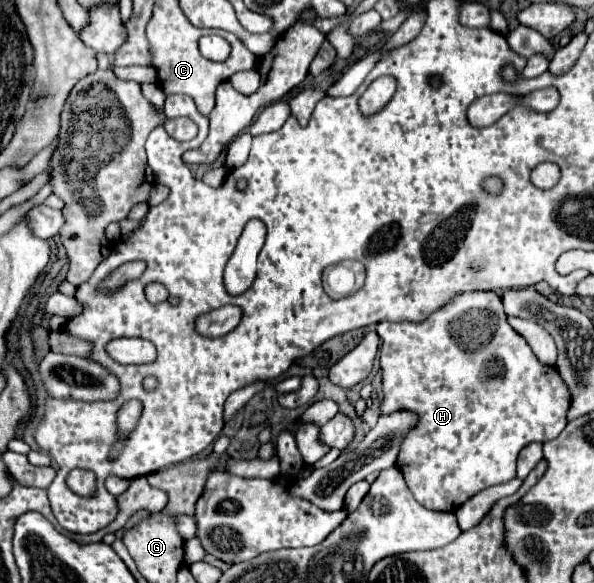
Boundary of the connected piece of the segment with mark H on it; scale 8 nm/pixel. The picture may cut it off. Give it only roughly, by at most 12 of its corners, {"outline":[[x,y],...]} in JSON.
{"outline":[[495,291],[381,321],[381,413],[427,509],[511,481],[567,387]]}

